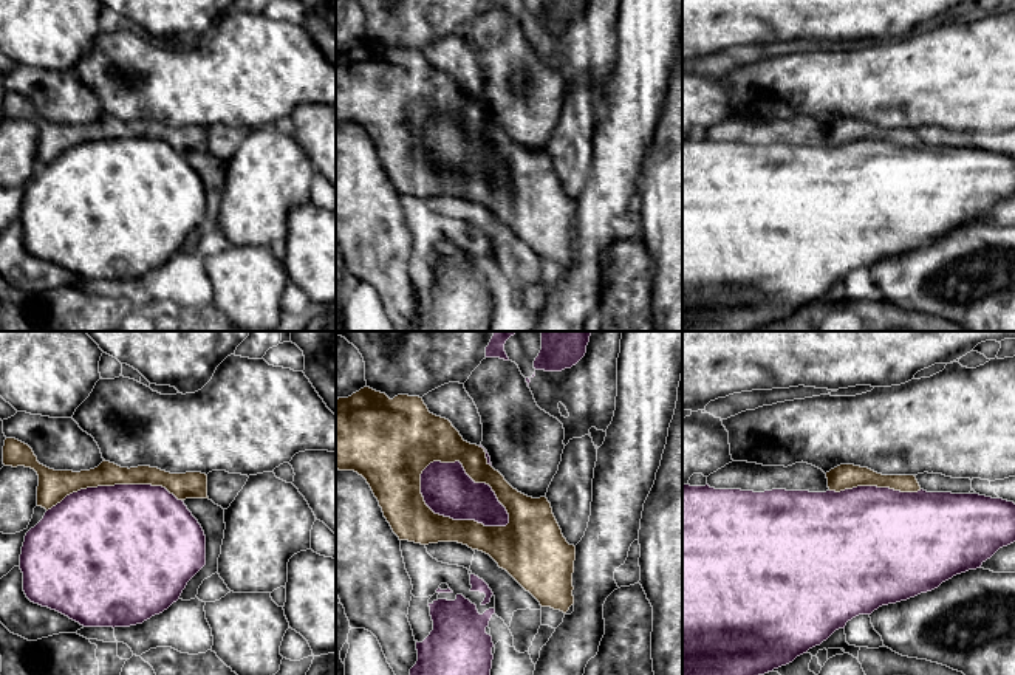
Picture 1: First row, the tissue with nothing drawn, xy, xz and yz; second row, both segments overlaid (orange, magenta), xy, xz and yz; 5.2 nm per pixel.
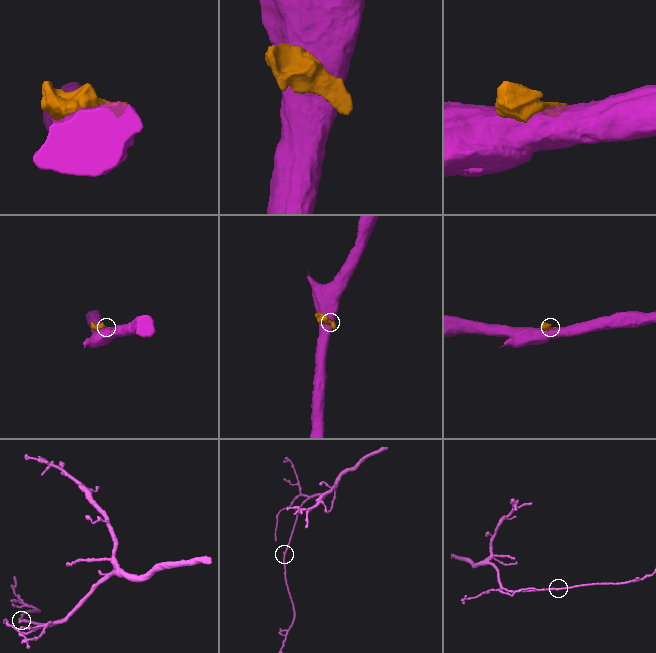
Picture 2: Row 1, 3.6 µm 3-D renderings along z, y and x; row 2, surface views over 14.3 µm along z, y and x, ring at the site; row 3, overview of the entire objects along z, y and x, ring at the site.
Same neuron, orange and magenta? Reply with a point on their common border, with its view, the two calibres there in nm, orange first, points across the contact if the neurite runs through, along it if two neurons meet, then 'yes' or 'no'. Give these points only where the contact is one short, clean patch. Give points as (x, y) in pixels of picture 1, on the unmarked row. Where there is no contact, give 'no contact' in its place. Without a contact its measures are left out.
contact xz (472, 132); calibres 200 and 260 nm; no

